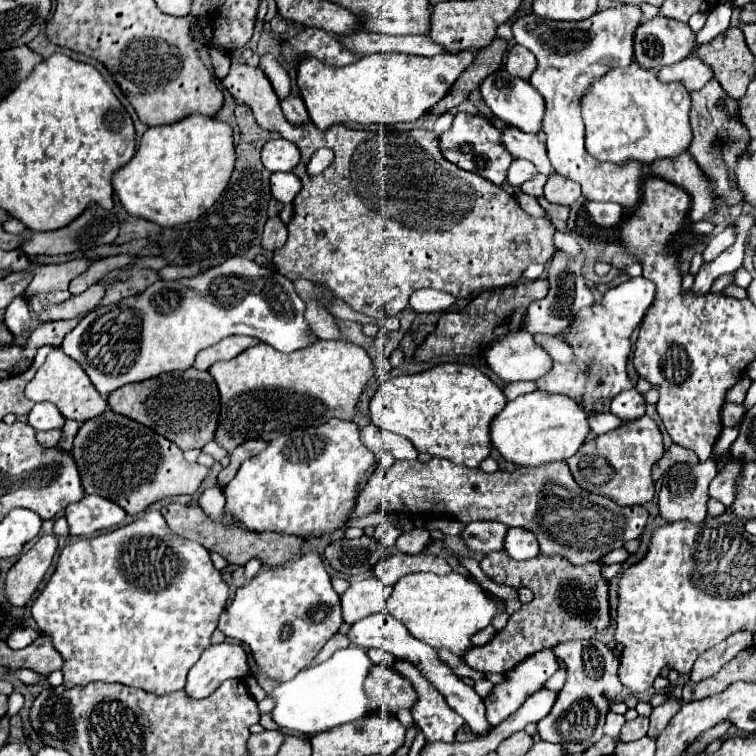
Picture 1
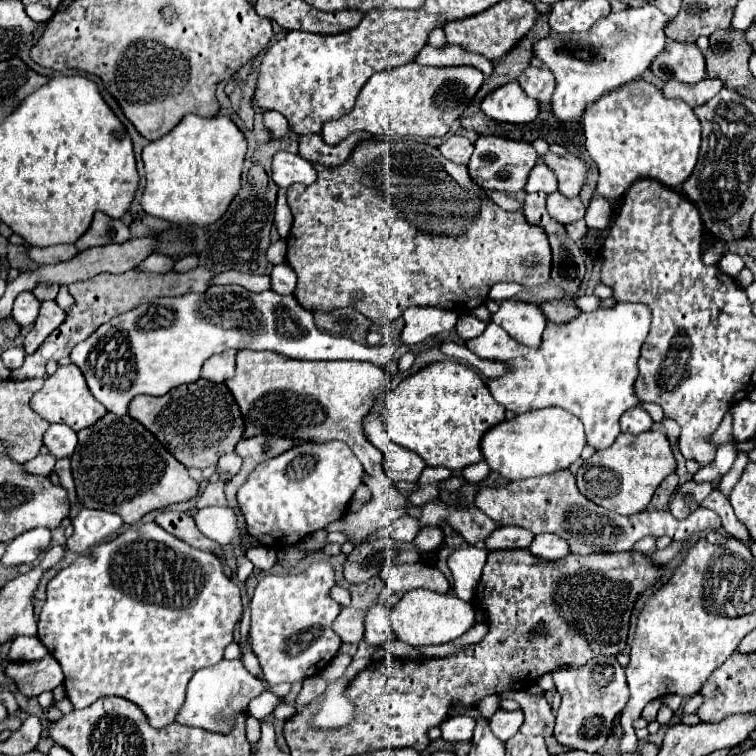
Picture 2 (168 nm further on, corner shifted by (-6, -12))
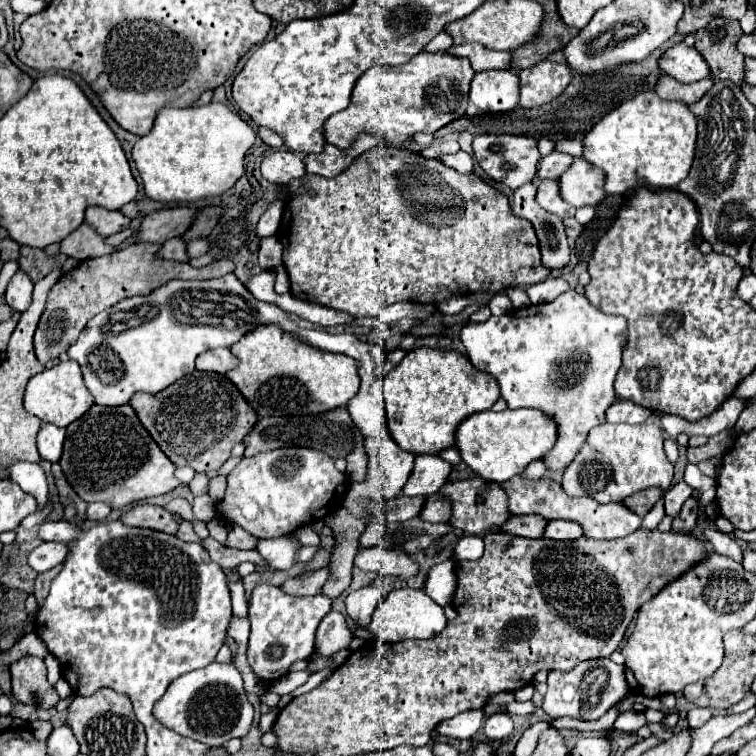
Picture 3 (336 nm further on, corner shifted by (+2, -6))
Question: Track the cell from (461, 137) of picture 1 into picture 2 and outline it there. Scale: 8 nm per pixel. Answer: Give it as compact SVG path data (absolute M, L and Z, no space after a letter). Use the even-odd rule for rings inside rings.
M479 136L475 142L473 156L467 162L467 170L471 180L477 182L483 190L487 192L497 190L503 194L511 194L523 190L527 176L535 164L537 164L537 152L533 150L531 144L521 140L501 138L501 136Z

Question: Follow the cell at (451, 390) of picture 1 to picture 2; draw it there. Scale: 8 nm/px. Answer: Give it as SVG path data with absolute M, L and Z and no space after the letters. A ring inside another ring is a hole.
M445 360L445 362L435 362L419 370L417 374L401 380L399 386L387 394L381 416L383 416L387 434L391 440L395 440L395 444L419 454L427 466L445 466L451 472L461 472L465 466L471 466L483 460L479 444L487 430L491 430L495 424L505 420L505 408L497 404L487 384L475 370L471 370L469 366Z

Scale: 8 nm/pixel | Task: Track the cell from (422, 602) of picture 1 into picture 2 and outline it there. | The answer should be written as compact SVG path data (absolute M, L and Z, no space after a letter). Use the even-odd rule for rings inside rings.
M417 588L407 592L399 604L391 610L391 628L397 634L399 640L411 644L411 646L435 646L445 644L461 634L465 634L469 628L475 626L475 612L469 602L463 602L455 594L439 594L429 588Z

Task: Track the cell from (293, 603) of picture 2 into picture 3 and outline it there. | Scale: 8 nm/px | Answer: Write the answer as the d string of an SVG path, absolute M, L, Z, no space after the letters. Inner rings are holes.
M259 584L249 602L251 636L247 648L247 664L263 682L273 682L289 672L295 660L305 660L315 650L315 630L323 616L331 610L327 596L289 596L277 586Z

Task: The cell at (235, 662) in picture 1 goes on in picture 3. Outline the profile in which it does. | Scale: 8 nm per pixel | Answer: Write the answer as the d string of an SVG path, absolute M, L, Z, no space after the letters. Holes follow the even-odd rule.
M213 662L205 668L187 672L171 682L167 692L153 706L157 722L173 728L185 738L199 740L207 746L221 746L231 738L243 738L253 722L253 706L243 690L243 678L233 664Z

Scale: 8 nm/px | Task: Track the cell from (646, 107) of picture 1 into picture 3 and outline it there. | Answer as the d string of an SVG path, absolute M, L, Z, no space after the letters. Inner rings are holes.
M653 90L641 92L635 98L623 102L619 108L609 112L601 122L597 122L591 132L585 136L585 160L593 166L599 166L605 176L605 192L607 194L627 194L641 186L651 188L677 188L681 180L687 178L693 158L695 158L695 142L697 142L697 118L683 102L661 100Z

